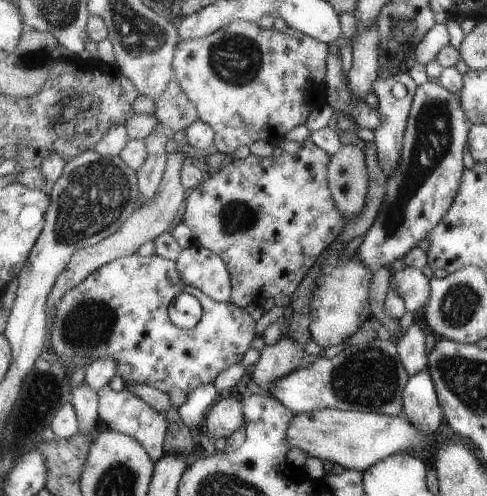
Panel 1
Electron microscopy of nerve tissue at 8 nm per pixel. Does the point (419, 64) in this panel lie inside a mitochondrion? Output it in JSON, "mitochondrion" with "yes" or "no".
{"mitochondrion":"no"}

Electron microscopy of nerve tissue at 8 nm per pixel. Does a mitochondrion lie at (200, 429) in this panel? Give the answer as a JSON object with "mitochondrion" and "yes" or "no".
{"mitochondrion":"no"}

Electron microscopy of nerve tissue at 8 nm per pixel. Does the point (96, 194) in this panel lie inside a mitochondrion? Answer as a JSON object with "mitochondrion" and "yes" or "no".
{"mitochondrion":"yes"}

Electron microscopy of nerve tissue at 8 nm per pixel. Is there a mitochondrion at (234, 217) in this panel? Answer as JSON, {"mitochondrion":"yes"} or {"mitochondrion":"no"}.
{"mitochondrion":"yes"}

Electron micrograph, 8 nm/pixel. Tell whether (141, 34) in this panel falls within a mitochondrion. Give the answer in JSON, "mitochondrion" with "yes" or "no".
{"mitochondrion":"yes"}

